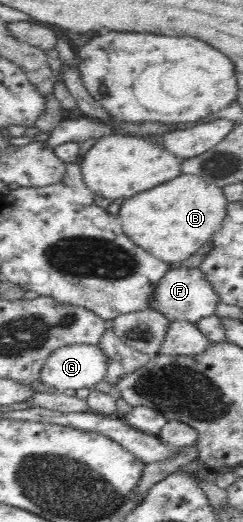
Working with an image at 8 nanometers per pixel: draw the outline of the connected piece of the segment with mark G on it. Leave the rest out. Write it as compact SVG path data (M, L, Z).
M74 344L57 349L46 359L39 380L51 391L73 392L104 381L108 356L98 344Z

